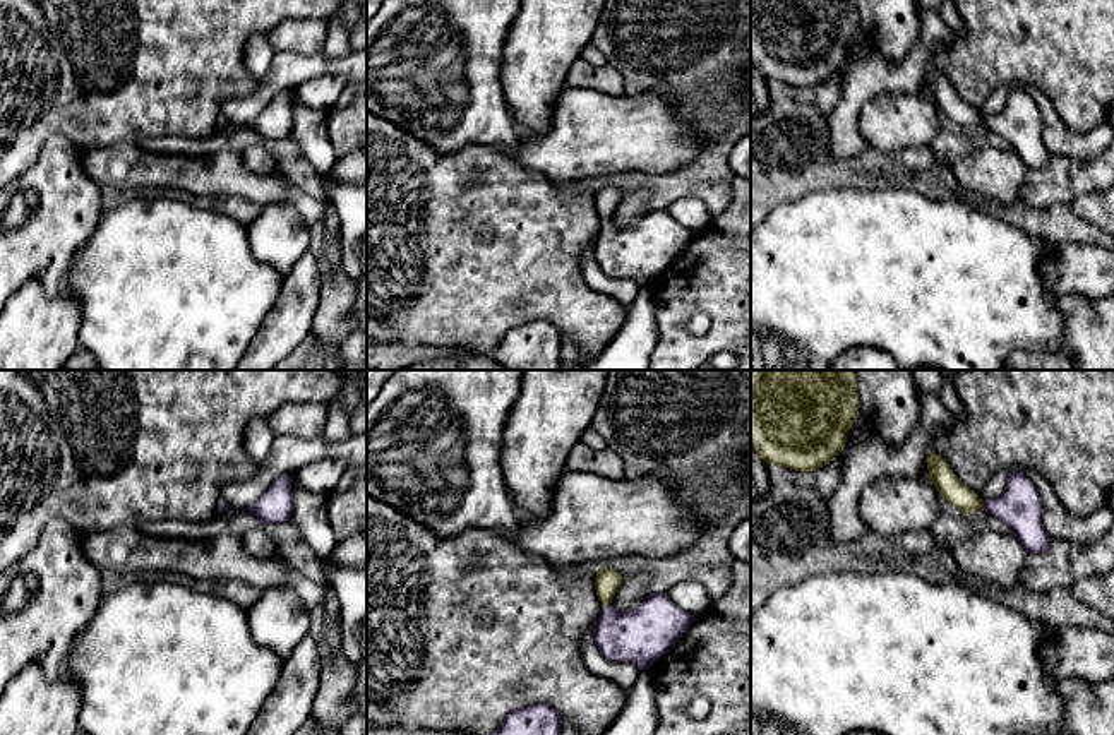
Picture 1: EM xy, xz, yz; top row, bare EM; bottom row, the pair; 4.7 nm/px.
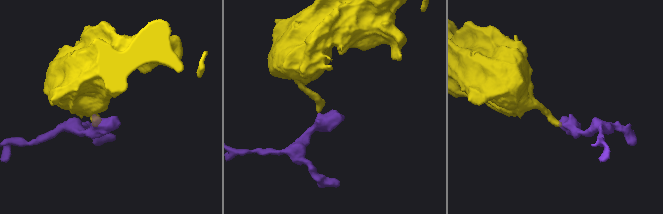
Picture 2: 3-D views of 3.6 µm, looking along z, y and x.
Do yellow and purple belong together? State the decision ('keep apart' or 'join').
join

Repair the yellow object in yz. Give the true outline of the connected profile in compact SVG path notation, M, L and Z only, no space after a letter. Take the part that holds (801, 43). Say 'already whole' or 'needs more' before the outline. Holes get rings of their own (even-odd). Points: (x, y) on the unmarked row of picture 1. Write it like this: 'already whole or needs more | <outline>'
already whole | M751 0L751 63L766 81L816 87L845 65L859 24L857 0Z

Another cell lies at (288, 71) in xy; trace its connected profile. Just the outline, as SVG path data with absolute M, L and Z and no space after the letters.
M351 50L338 60L327 58L322 51L310 57L302 57L293 51L276 51L259 86L250 94L226 99L221 105L221 115L226 117L231 125L247 125L255 120L279 93L296 89L303 82L320 75L341 75L350 82L367 82L367 50Z

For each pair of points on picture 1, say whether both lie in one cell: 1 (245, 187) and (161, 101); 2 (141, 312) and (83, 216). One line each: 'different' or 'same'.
1: different
2: different

